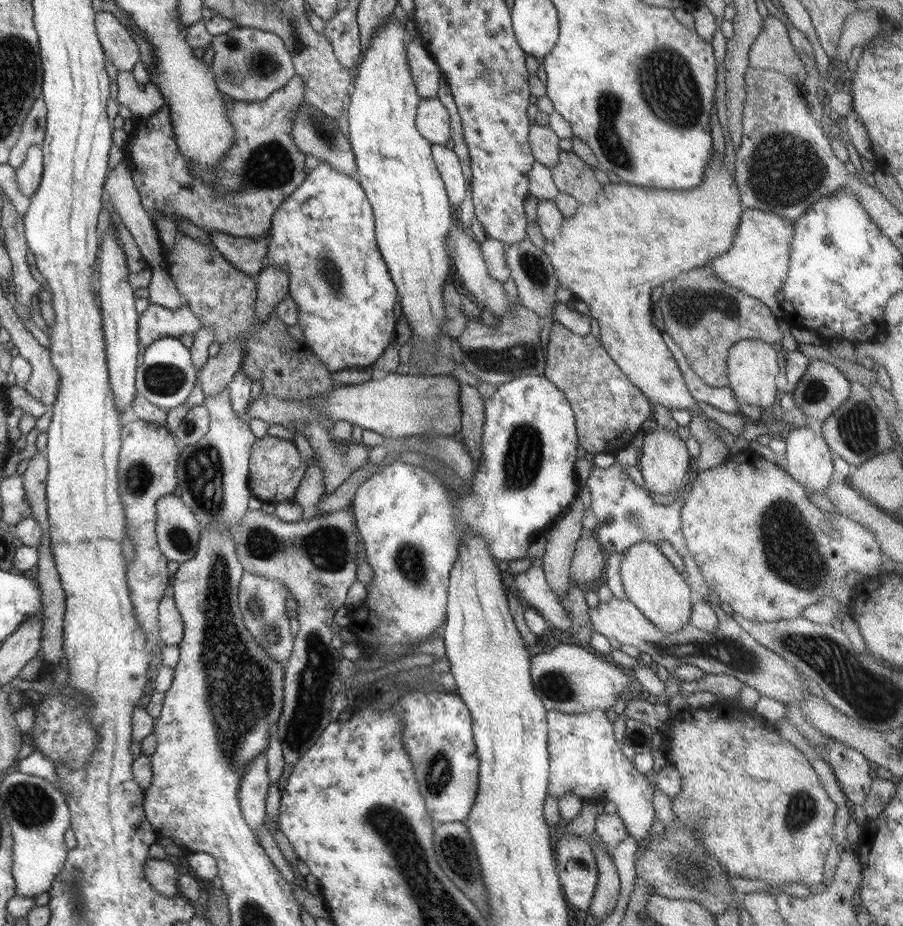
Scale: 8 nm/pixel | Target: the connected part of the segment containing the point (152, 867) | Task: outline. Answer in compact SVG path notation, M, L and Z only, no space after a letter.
M149 858L144 865L144 876L146 876L150 888L159 895L165 896L168 900L180 896L177 886L180 874L178 874L174 864L166 862L164 859Z

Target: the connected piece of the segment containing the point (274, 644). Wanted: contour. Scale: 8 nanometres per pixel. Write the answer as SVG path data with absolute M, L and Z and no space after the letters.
M246 571L242 575L239 584L239 607L243 616L243 623L250 631L250 635L256 639L272 660L284 664L290 658L293 651L294 640L290 633L290 618L286 615L286 599L290 598L289 592L283 584L275 580L268 580L263 576L254 575Z

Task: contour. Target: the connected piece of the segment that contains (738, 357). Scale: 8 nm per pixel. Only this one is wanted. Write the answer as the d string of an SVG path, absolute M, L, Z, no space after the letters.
M760 339L739 340L730 347L726 368L729 380L728 386L739 404L753 404L764 408L776 402L776 376L780 373L780 370L775 344Z

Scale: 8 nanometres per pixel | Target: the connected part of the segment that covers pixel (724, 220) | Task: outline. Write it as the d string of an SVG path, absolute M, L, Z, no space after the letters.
M713 149L712 155L709 156L708 166L706 166L706 172L704 172L702 182L693 189L687 191L673 191L655 188L636 188L632 184L624 184L624 182L611 182L605 184L603 190L599 194L598 200L594 204L580 204L577 213L572 218L565 218L563 220L563 227L561 233L554 240L547 240L544 252L546 256L551 260L553 267L555 268L555 275L557 276L559 285L568 288L573 294L573 298L580 298L582 302L586 302L590 307L590 314L592 318L598 322L601 336L600 342L604 347L604 350L608 353L610 358L616 362L620 371L640 390L646 399L650 401L650 405L661 405L662 407L674 411L688 409L691 412L694 411L706 421L709 430L715 432L722 441L725 442L729 448L730 454L736 454L741 451L749 451L749 442L744 439L739 439L733 436L723 427L719 426L712 420L709 420L705 415L702 414L700 407L696 404L696 400L690 395L688 388L686 387L683 375L677 366L676 360L674 360L673 351L668 347L665 342L665 333L653 323L653 307L654 304L651 302L652 291L662 284L666 284L669 280L677 279L682 273L686 273L696 267L703 267L704 265L711 264L717 256L722 256L732 248L737 229L741 223L741 216L744 211L744 206L741 202L740 189L738 188L734 175L734 170L730 170L726 166L726 159L719 158L714 155Z

